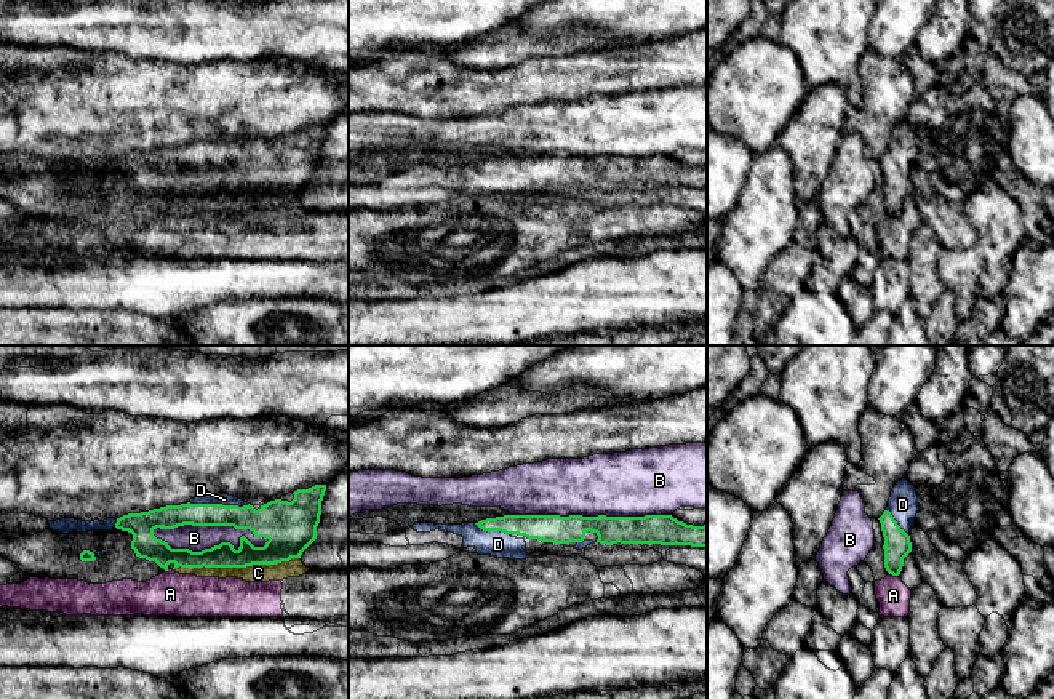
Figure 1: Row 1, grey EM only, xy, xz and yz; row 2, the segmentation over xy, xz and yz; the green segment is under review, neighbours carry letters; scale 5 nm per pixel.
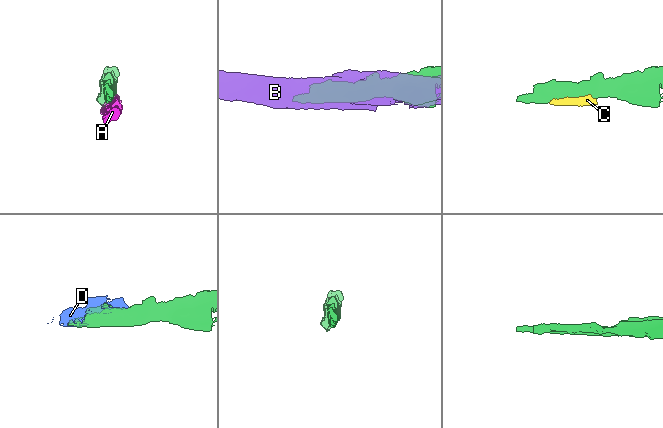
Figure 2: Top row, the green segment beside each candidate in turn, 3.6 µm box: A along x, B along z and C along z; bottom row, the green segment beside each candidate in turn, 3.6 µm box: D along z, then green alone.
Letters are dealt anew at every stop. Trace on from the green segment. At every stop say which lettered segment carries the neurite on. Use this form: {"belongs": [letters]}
{"belongs": ["D"]}

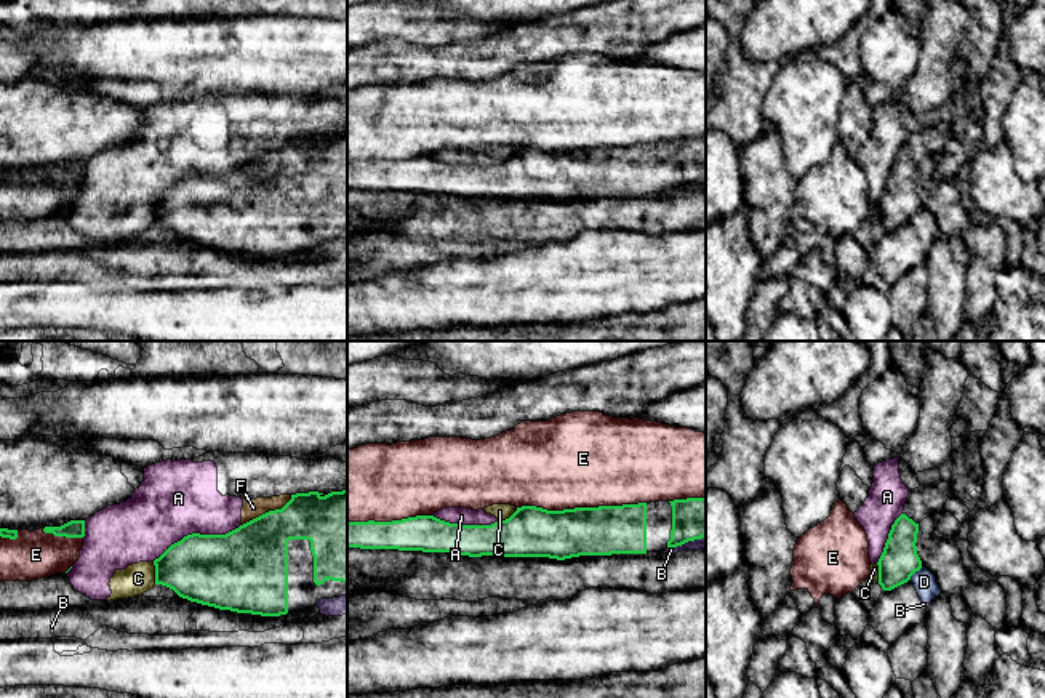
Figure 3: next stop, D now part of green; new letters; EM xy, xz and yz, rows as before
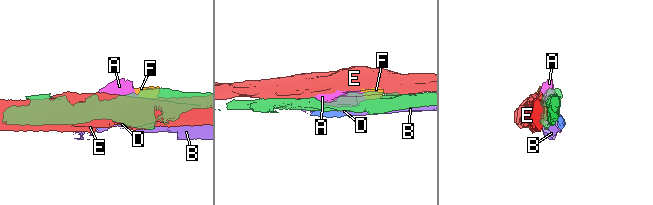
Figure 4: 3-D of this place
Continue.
{"belongs": []}

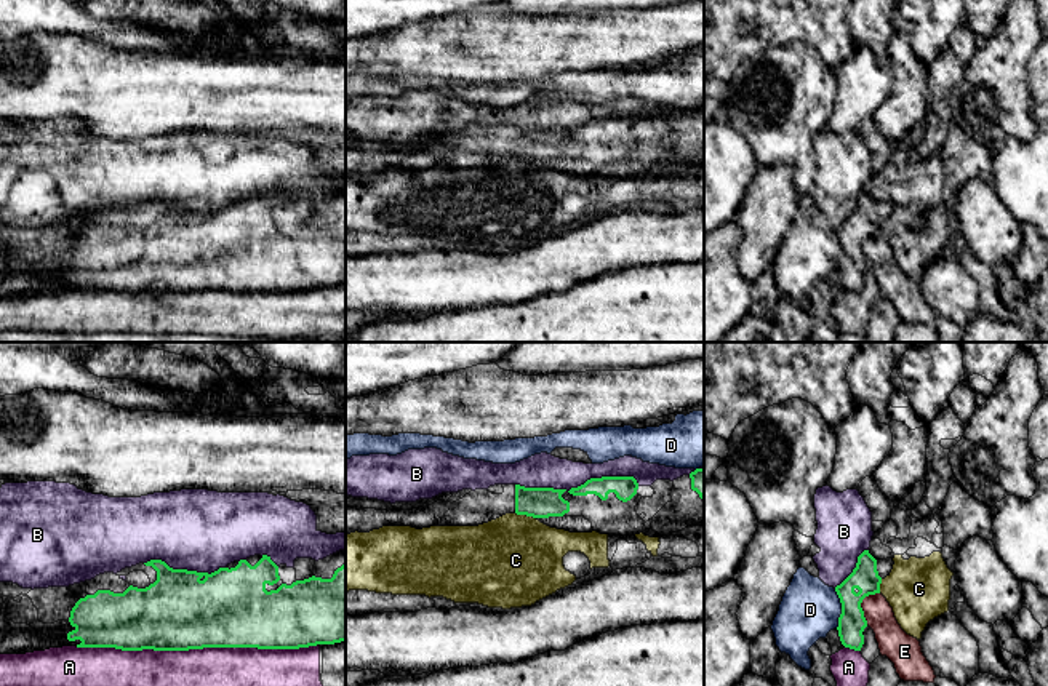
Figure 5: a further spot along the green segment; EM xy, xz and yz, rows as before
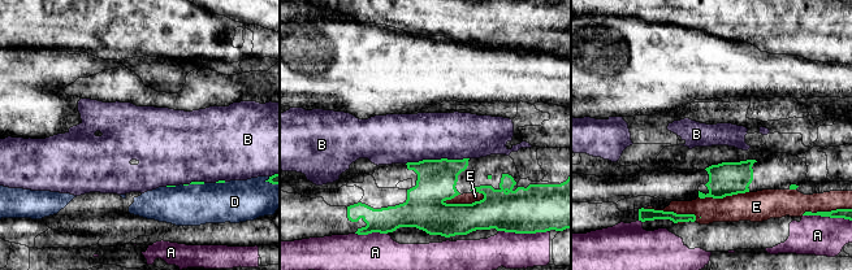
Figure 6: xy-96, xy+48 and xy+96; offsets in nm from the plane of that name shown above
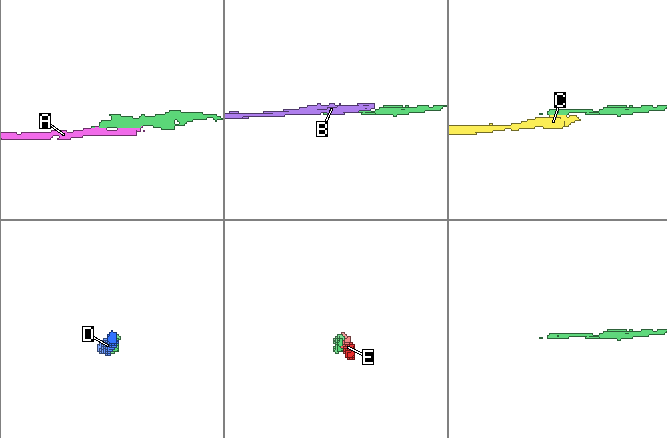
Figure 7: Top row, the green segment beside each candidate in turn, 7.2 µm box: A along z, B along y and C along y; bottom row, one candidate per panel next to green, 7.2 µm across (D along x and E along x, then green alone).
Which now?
{"belongs": []}

